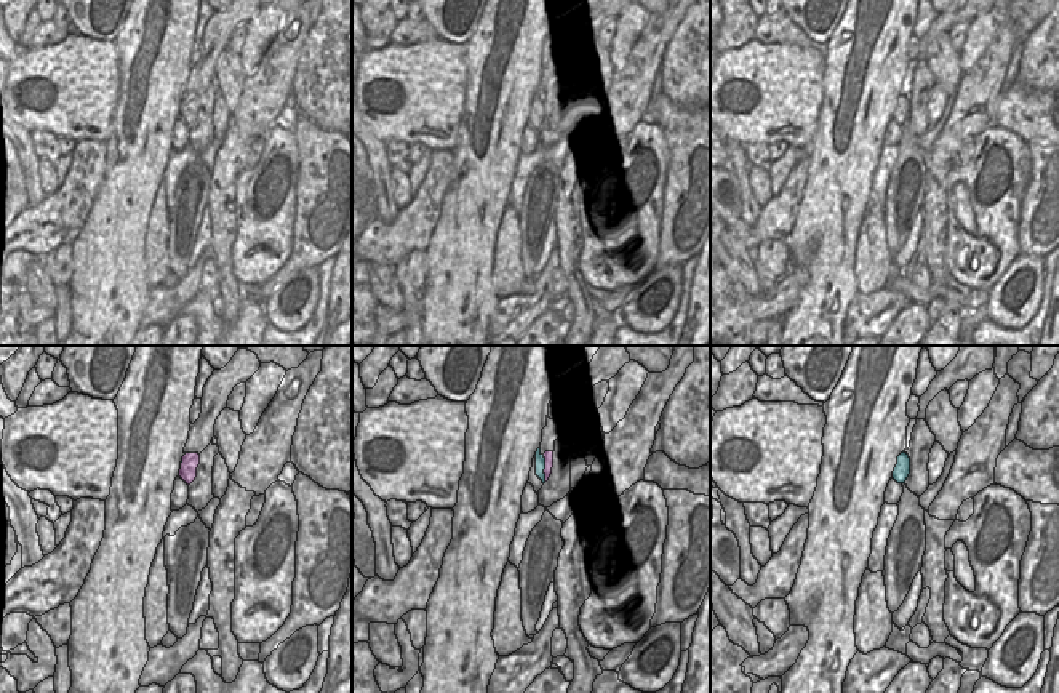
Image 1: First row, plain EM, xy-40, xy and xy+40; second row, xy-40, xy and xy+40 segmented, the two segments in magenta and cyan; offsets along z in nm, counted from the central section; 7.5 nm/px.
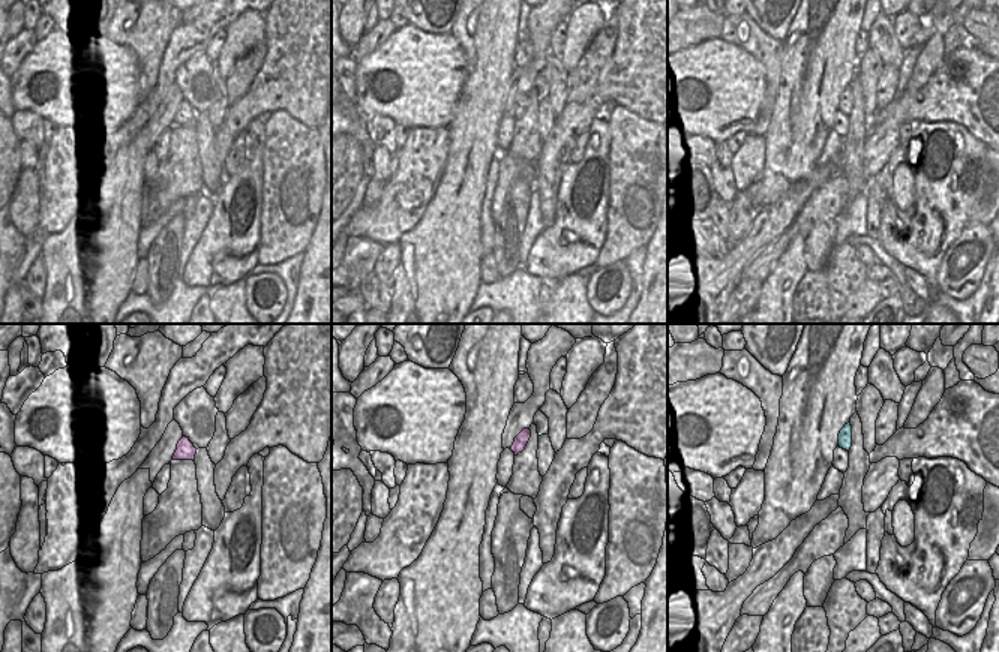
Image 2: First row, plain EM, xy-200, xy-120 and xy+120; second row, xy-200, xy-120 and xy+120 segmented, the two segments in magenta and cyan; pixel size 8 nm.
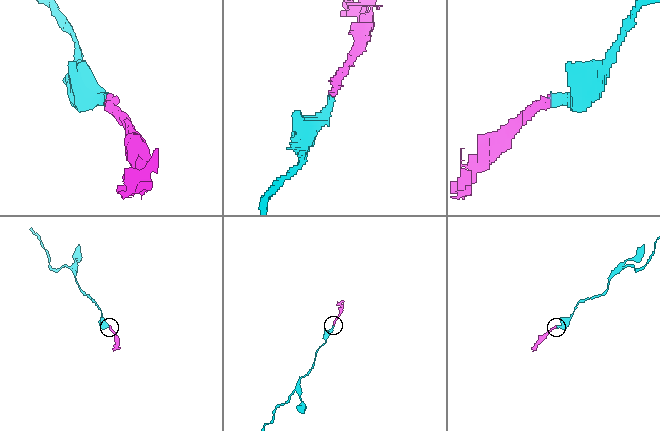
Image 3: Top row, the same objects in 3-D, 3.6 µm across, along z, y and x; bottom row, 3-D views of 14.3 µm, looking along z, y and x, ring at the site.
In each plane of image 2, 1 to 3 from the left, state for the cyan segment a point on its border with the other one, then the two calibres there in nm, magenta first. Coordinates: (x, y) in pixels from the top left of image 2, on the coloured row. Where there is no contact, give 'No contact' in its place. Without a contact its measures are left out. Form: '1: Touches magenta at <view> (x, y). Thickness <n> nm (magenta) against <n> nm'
1: No contact
2: No contact
3: No contact

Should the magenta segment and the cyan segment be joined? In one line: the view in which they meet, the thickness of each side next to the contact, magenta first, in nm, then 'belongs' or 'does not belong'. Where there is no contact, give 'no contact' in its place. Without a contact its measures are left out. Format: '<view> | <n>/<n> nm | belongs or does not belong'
xy | 70/70 nm | belongs

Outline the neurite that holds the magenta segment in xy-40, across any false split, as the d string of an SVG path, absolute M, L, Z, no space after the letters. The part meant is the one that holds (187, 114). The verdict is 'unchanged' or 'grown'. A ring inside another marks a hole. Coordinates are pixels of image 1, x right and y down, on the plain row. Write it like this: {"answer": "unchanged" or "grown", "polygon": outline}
{"answer": "unchanged", "polygon": "M186 94L182 98L179 118L190 126L197 118L197 109L200 106L200 96L198 94Z"}

